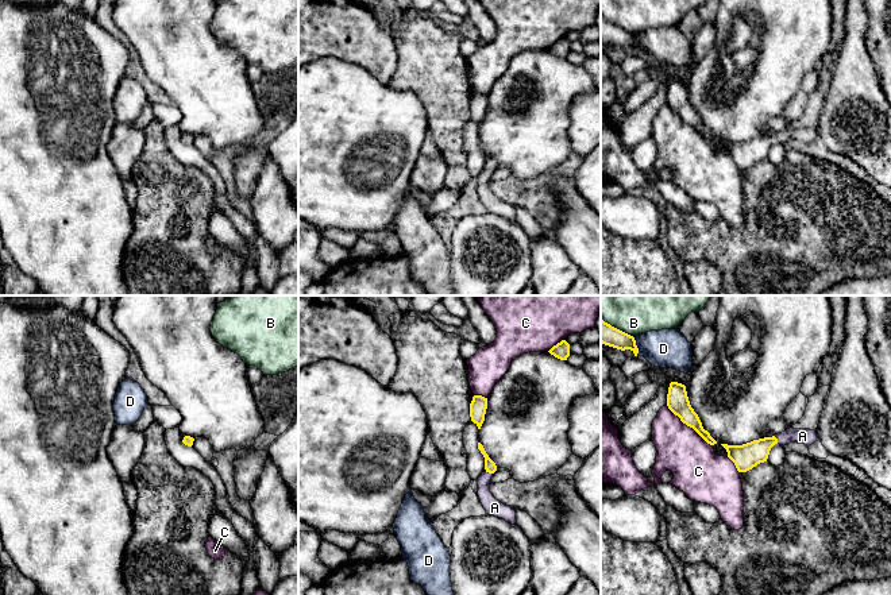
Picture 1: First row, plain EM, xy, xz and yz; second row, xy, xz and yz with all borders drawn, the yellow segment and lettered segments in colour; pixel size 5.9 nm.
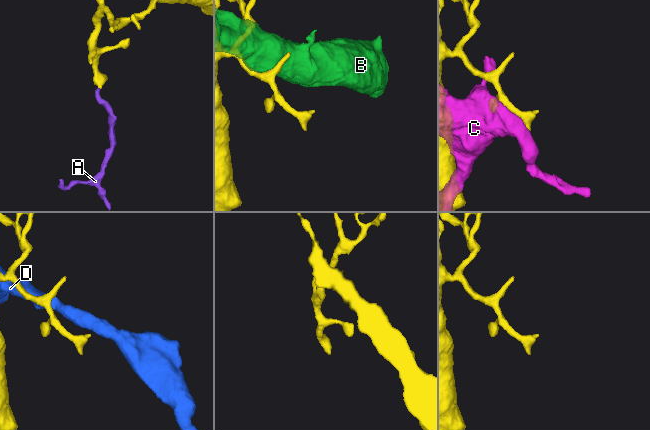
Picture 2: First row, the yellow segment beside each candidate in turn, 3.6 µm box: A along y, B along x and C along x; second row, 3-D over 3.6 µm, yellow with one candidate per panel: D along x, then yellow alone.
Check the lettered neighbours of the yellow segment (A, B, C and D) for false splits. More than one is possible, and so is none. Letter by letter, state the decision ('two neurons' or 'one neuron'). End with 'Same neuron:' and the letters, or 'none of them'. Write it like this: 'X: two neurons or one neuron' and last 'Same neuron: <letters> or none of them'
A: one neuron
B: two neurons
C: two neurons
D: two neurons
Same neuron: A

